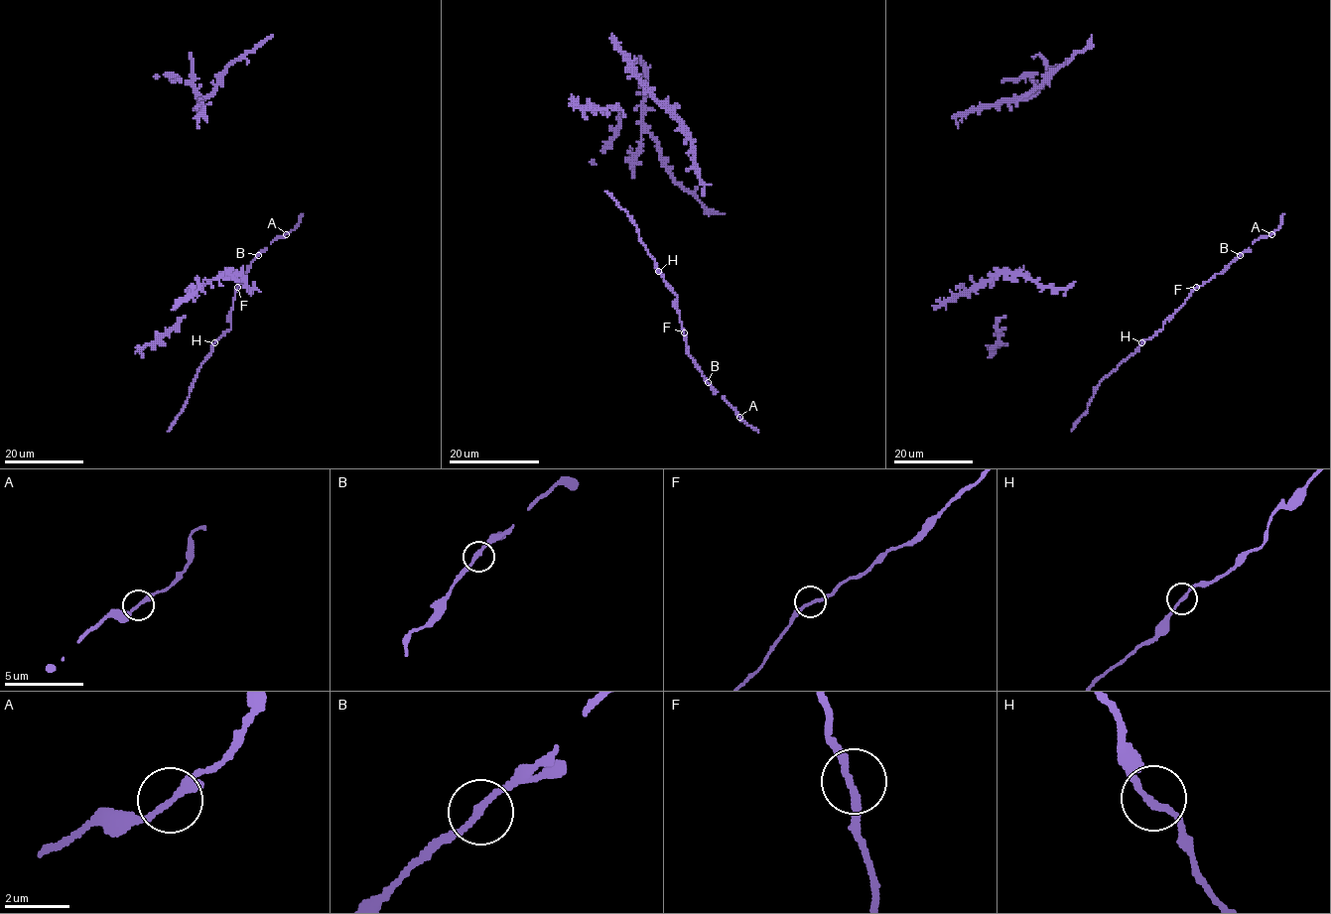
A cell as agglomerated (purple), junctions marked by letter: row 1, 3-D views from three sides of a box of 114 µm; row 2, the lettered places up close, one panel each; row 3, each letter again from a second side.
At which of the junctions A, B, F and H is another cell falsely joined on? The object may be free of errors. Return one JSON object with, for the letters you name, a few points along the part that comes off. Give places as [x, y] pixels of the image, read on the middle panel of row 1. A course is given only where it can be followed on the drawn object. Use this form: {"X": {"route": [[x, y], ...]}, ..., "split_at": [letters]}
{"A": {"route": [[739, 417], [758, 432]]}, "split_at": ["A"]}

